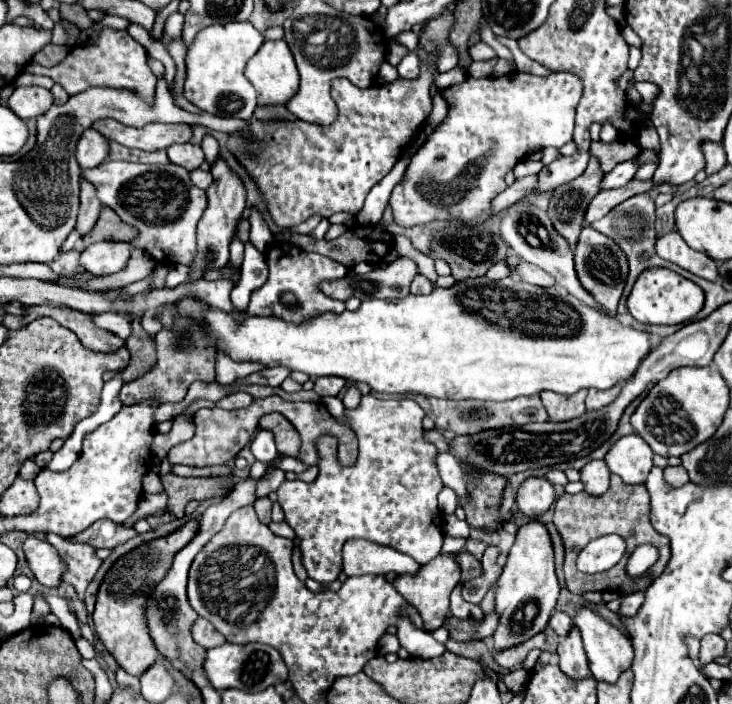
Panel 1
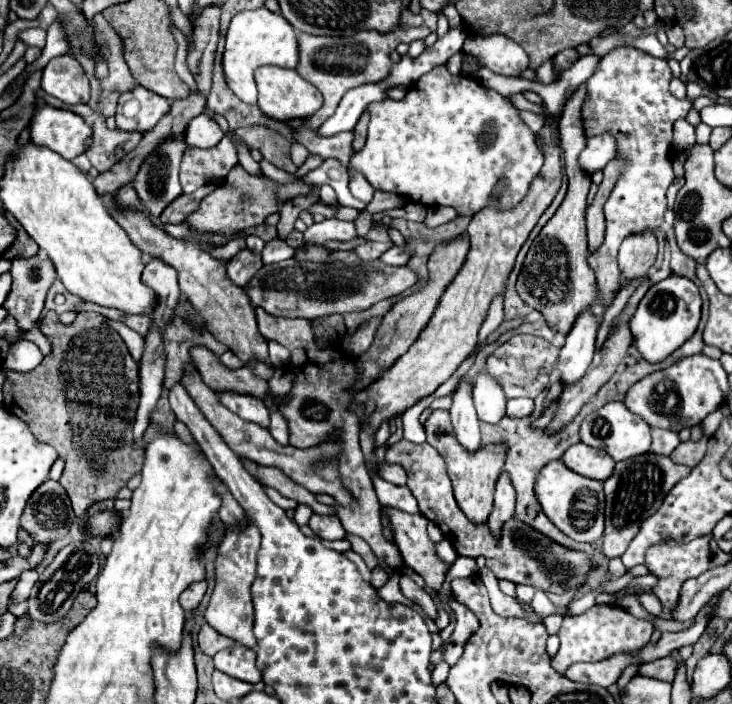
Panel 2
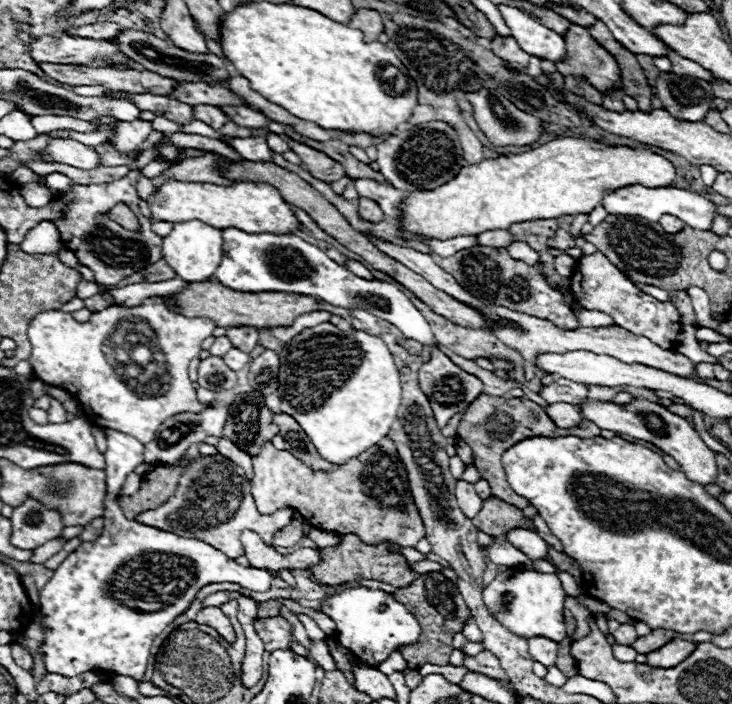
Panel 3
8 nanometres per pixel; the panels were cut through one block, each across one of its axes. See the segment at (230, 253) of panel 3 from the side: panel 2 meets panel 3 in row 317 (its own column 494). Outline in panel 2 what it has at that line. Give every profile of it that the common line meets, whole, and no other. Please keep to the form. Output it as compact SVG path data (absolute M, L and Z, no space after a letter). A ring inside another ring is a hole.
M480 370L474 384L474 406L478 418L484 422L498 422L506 414L506 396L500 390L500 384L486 372Z

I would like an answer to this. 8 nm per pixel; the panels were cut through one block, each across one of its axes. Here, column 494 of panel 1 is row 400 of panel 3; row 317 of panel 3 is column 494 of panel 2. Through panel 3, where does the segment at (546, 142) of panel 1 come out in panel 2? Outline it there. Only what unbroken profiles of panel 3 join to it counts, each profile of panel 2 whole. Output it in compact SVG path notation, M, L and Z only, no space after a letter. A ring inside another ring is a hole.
M494 34L484 38L468 38L464 44L466 52L474 52L474 56L482 58L484 66L504 76L518 76L528 68L526 52L510 38L502 34ZM446 66L424 74L408 90L404 100L374 102L368 106L368 110L368 138L364 148L354 152L350 158L350 168L364 174L374 190L406 196L408 200L424 206L452 206L460 212L460 216L476 214L488 204L496 182L504 178L508 186L504 194L500 194L500 206L512 208L524 198L532 178L540 172L544 162L532 130L522 122L518 110L508 98L482 86L470 76L450 74Z

